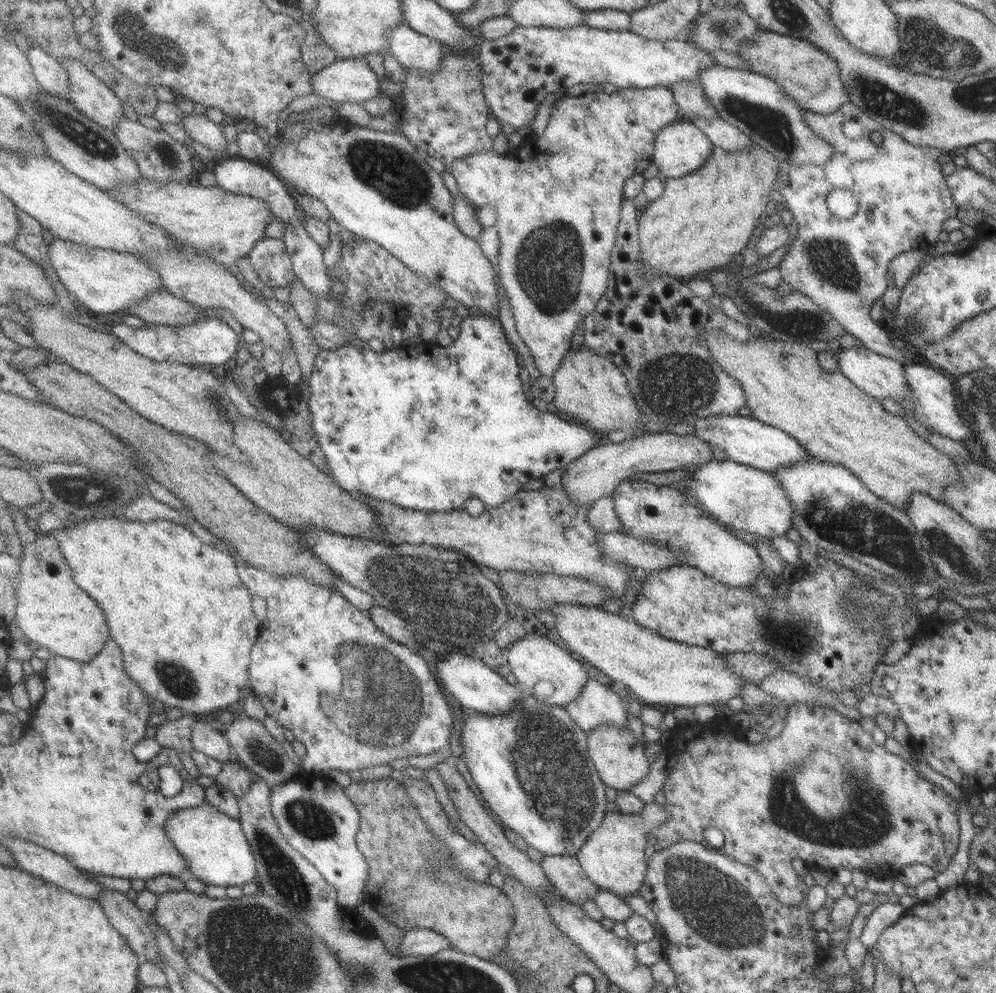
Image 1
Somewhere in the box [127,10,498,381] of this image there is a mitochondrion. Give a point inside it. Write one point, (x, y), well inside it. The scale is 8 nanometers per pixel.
(397, 176)

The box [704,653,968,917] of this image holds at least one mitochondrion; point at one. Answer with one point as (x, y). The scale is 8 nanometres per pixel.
(867, 820)

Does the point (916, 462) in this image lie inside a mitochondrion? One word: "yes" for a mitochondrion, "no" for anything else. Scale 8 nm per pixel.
no

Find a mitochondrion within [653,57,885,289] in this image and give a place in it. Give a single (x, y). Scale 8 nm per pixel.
(774, 126)

